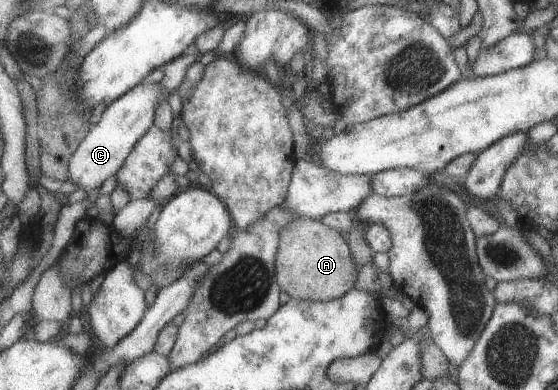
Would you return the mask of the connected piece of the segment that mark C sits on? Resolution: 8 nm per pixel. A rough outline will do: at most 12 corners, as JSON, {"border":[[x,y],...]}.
{"border":[[148,79],[105,107],[70,158],[86,193],[122,167],[170,94]]}

